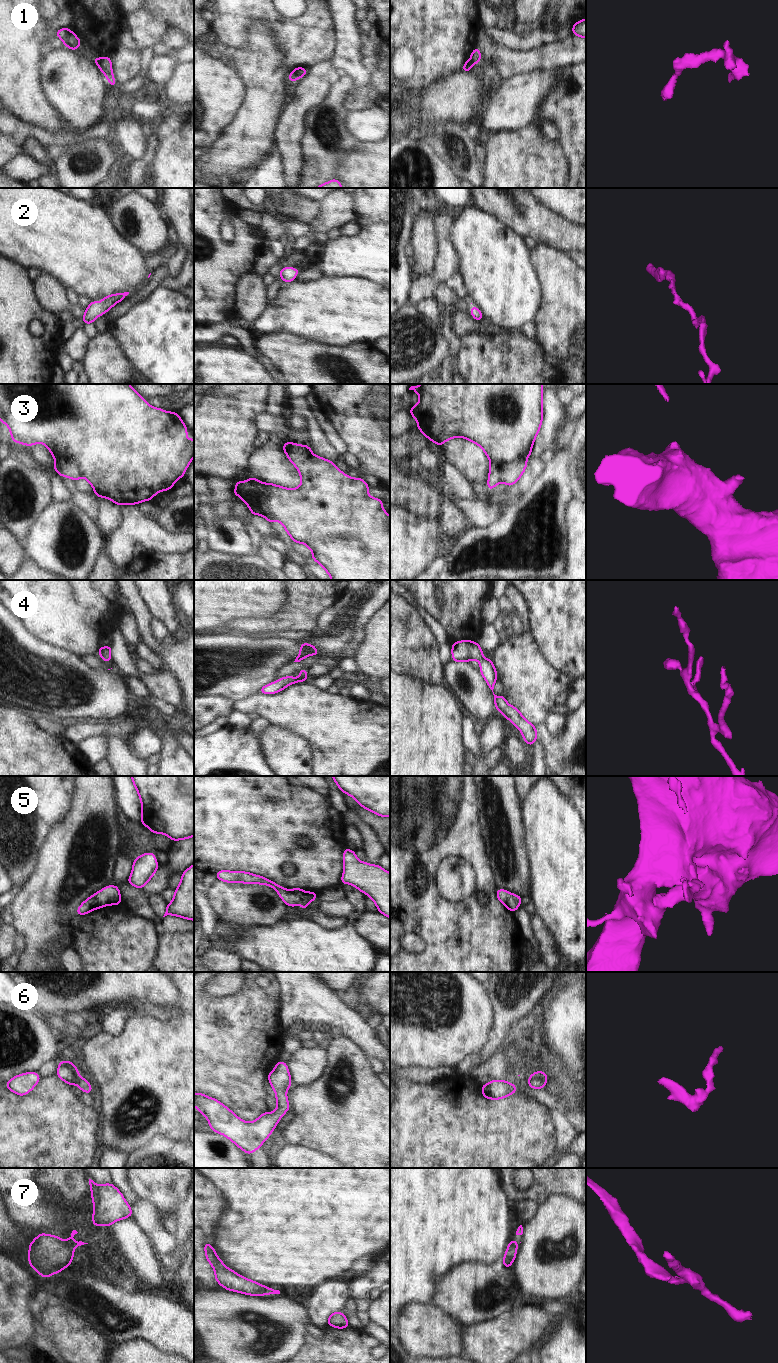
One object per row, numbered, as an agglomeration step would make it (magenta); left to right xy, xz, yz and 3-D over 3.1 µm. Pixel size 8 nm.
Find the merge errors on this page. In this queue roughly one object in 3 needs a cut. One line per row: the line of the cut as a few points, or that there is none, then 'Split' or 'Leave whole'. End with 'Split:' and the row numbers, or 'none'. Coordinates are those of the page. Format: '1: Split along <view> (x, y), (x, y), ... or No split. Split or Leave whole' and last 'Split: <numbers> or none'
1: Split along xz (293, 71), (298, 78). Split
2: No split. Leave whole
3: Split along xz (255, 501), (262, 503), (276, 519). Split
4: No split. Leave whole
5: Split along xz (291, 890), (299, 898), (300, 902). Split
6: No split. Leave whole
7: No split. Leave whole
Split: 1, 3, 5.

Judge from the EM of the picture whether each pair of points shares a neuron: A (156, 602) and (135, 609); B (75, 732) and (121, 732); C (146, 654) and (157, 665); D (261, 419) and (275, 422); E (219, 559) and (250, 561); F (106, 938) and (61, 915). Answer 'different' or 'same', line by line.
A: different
B: same
C: same
D: same
E: same
F: different

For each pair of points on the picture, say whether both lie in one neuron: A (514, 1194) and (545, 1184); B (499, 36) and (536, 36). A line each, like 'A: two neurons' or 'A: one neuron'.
A: one neuron
B: one neuron

